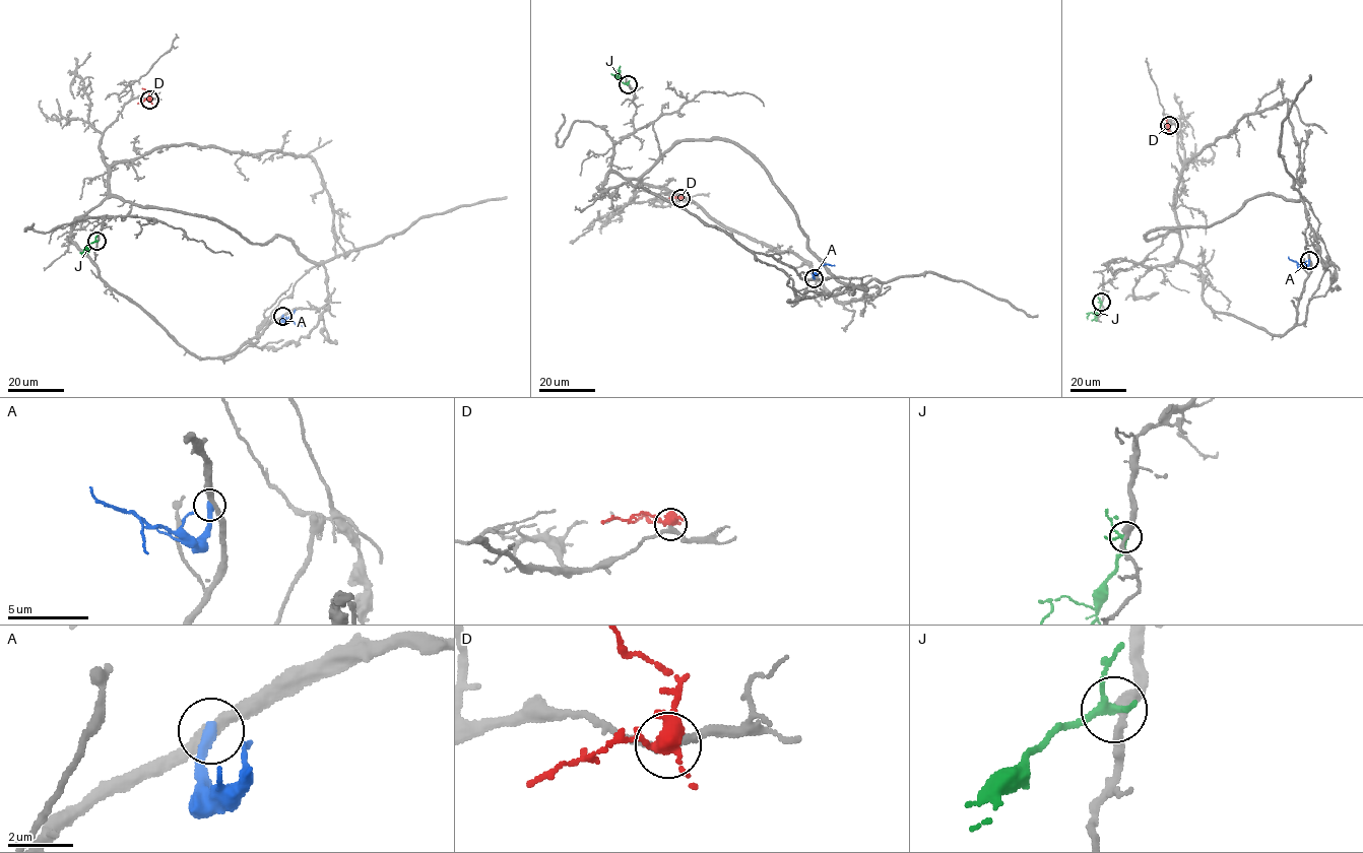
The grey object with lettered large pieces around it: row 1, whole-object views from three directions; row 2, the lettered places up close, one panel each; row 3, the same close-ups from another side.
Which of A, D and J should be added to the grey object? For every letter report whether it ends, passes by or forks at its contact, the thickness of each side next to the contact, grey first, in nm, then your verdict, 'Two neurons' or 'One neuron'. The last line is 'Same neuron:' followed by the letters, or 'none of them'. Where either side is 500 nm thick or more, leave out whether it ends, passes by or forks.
A: It ends there. Thickness 320 nm (grey) against 360 nm. Two neurons
D: It forks there. Thickness 280 nm (grey) against 360 nm. One neuron
J: It forks there. Thickness 340 nm (grey) against 180 nm. Two neurons
Same neuron: D

